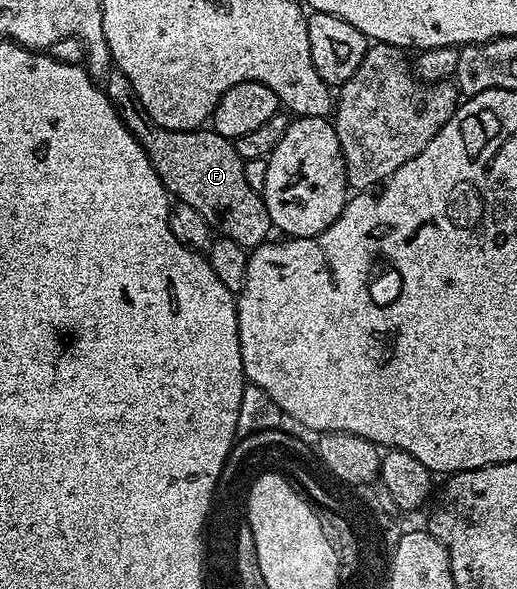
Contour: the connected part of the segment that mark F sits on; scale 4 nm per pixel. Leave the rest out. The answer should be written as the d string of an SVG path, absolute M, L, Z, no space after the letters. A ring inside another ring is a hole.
M110 71L103 87L117 107L127 130L131 130L139 146L143 146L151 166L155 166L155 174L159 174L163 186L174 201L187 202L187 206L203 214L214 233L243 249L258 248L270 239L267 206L262 193L247 186L247 177L243 175L245 161L236 152L234 141L223 138L205 126L192 128L189 132L159 127L147 113L141 111L135 90L131 82L127 82L127 74Z

